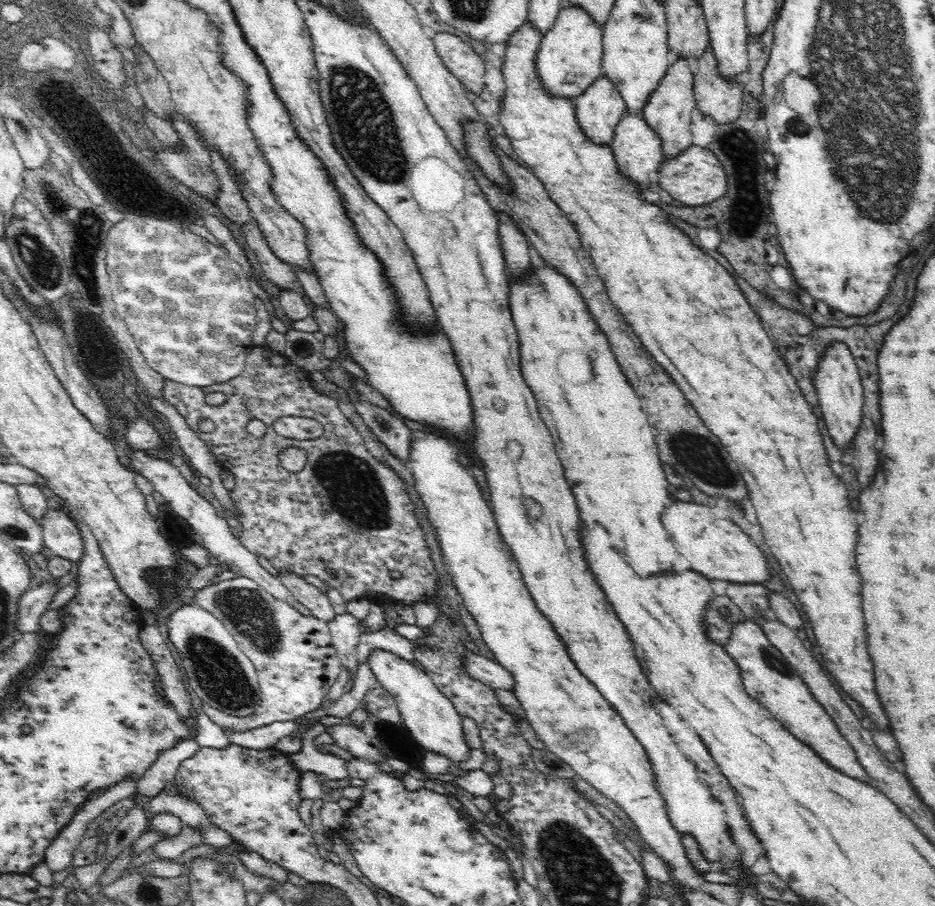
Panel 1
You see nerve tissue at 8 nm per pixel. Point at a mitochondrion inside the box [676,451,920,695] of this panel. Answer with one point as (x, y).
(767, 655)

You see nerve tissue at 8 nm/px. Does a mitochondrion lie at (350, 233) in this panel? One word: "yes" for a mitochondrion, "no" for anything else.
no

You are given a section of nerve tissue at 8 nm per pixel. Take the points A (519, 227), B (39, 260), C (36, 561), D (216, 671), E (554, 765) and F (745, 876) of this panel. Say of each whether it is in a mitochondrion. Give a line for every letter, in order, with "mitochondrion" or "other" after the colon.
A: other
B: mitochondrion
C: other
D: mitochondrion
E: other
F: other

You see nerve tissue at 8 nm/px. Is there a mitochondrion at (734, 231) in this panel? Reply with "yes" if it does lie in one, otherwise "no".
yes

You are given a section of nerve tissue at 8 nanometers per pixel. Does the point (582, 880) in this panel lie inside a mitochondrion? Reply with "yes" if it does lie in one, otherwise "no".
yes

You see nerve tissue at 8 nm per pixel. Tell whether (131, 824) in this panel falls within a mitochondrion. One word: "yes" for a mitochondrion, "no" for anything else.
no

